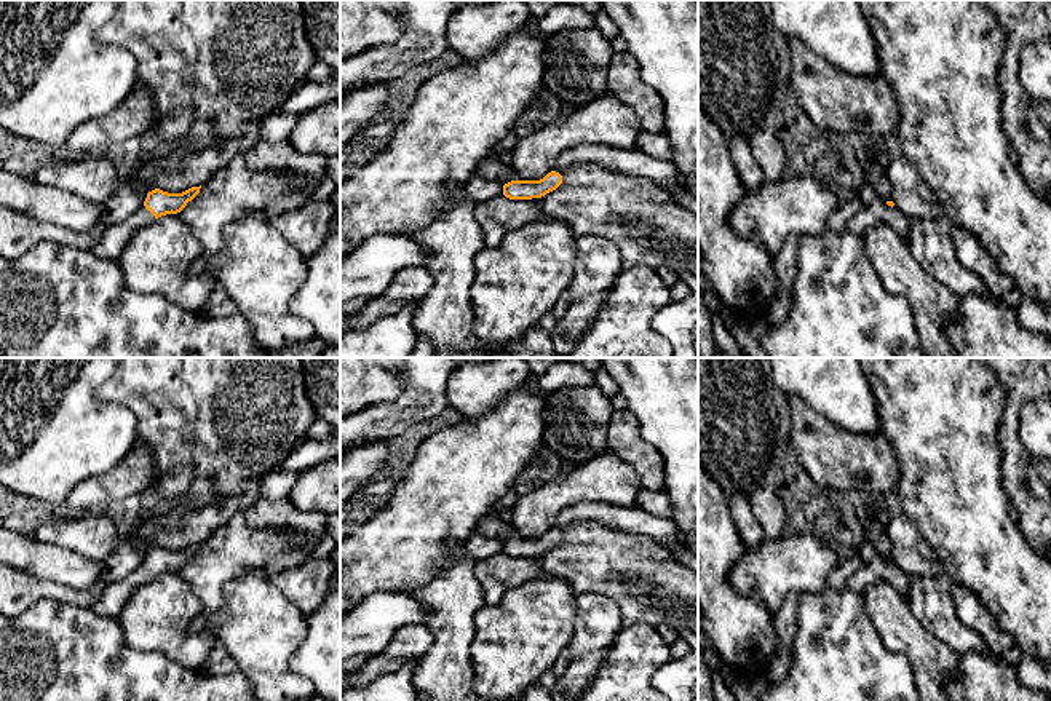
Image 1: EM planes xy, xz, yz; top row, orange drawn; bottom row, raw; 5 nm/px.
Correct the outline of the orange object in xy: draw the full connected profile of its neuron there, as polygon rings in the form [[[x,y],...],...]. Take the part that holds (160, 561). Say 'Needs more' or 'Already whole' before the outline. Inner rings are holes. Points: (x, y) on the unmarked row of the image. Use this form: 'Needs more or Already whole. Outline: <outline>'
Needs more. Outline: [[[201,543],[192,545],[182,551],[168,551],[160,546],[149,549],[144,564],[123,580],[107,584],[91,610],[102,616],[118,615],[139,586],[161,573],[180,570],[200,551],[200,546]]]

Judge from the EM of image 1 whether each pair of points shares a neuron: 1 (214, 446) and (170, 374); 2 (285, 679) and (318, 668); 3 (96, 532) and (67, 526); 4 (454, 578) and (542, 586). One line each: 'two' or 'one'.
1: one
2: two
3: one
4: two

